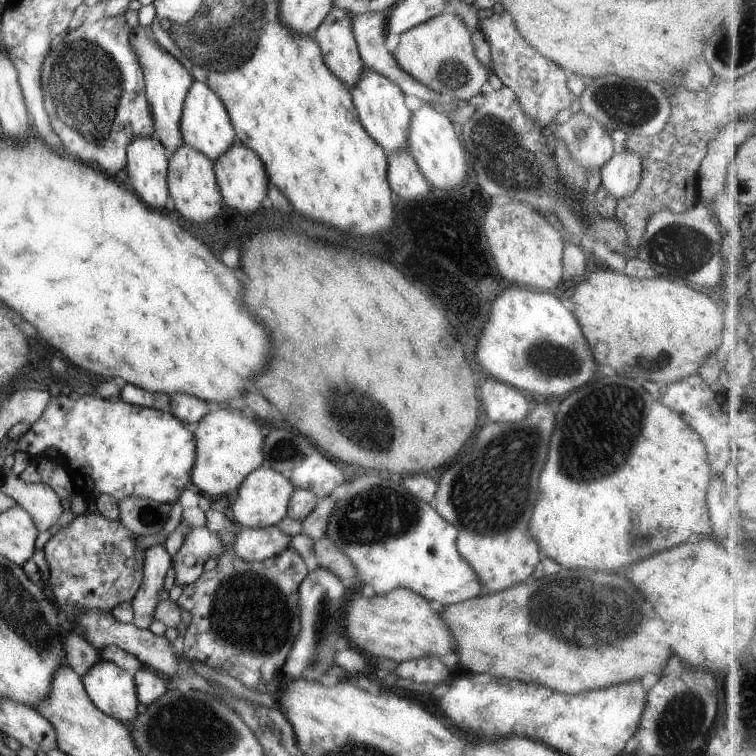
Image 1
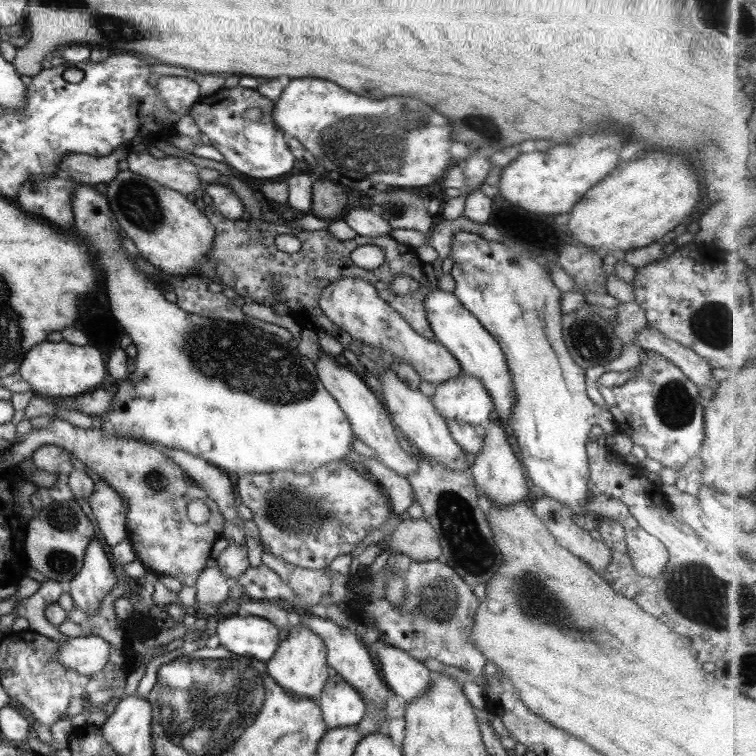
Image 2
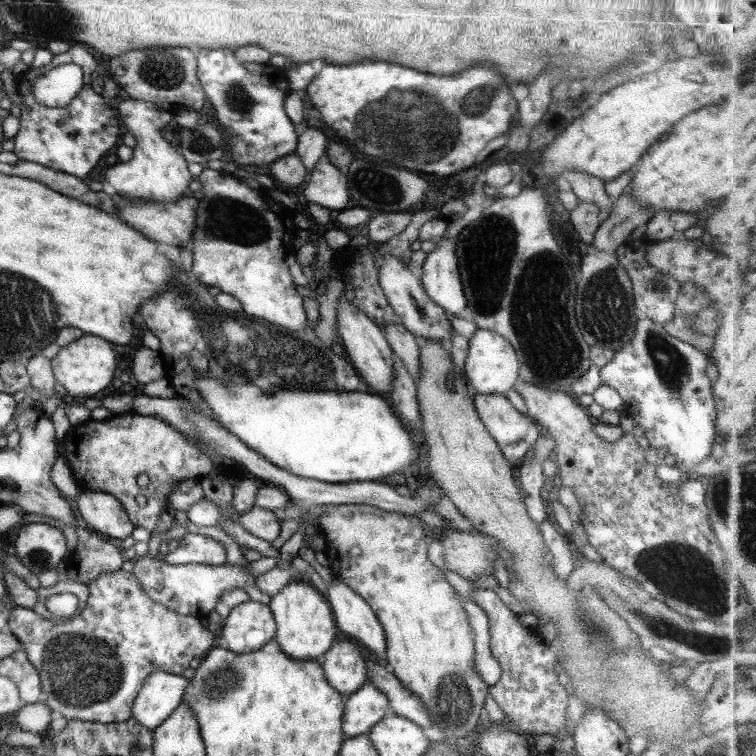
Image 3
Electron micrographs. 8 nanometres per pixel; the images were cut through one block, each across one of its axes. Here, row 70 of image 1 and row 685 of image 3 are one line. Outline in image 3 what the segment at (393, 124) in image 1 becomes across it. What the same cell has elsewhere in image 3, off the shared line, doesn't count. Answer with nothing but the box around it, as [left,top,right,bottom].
[344,682,391,740]

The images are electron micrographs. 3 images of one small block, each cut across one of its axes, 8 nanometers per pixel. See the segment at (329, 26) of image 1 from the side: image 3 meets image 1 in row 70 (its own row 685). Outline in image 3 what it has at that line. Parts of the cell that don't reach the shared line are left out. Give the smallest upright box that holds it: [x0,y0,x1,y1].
[320,642,368,698]

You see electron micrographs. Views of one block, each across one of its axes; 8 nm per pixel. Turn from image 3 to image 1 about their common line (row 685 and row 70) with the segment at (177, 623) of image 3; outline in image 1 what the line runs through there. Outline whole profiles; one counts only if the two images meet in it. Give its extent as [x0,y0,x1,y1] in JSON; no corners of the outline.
[41,15,154,177]

